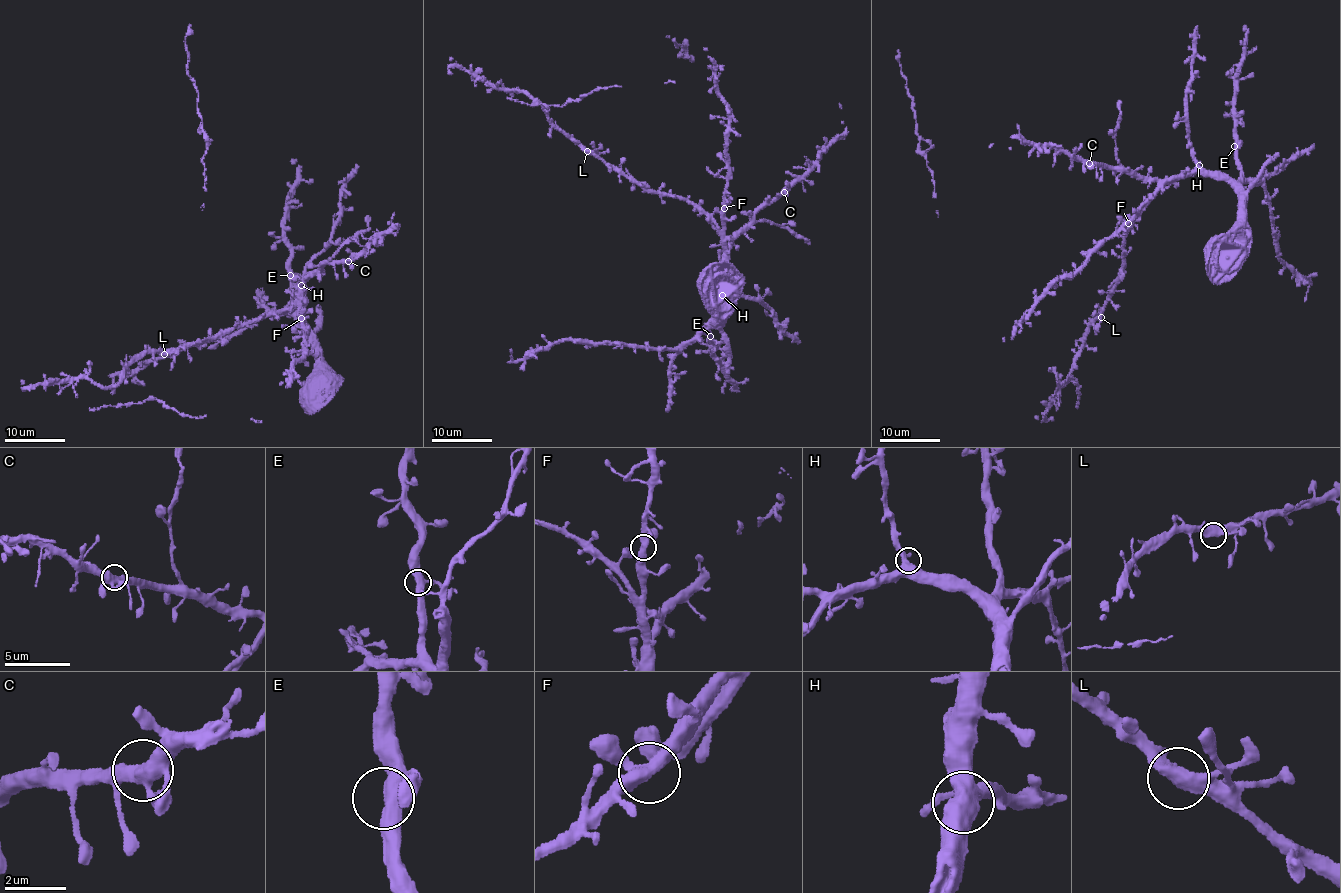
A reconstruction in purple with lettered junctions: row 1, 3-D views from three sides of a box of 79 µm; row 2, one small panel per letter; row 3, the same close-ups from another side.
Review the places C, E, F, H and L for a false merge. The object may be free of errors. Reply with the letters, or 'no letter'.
no letter

